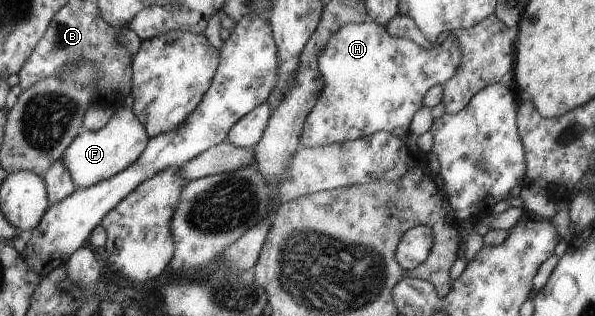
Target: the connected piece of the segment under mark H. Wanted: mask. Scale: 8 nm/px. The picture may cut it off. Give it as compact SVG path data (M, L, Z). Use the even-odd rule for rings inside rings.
M375 21L342 26L333 38L325 43L319 55L319 69L324 77L324 90L320 92L316 107L309 111L305 119L301 144L305 147L327 146L349 140L367 138L377 132L387 131L403 137L410 132L413 115L423 106L425 93L435 85L449 82L457 74L463 62L463 49L460 41L452 35L443 42L436 42L433 49L423 49L407 38L397 38L387 33L386 27Z

